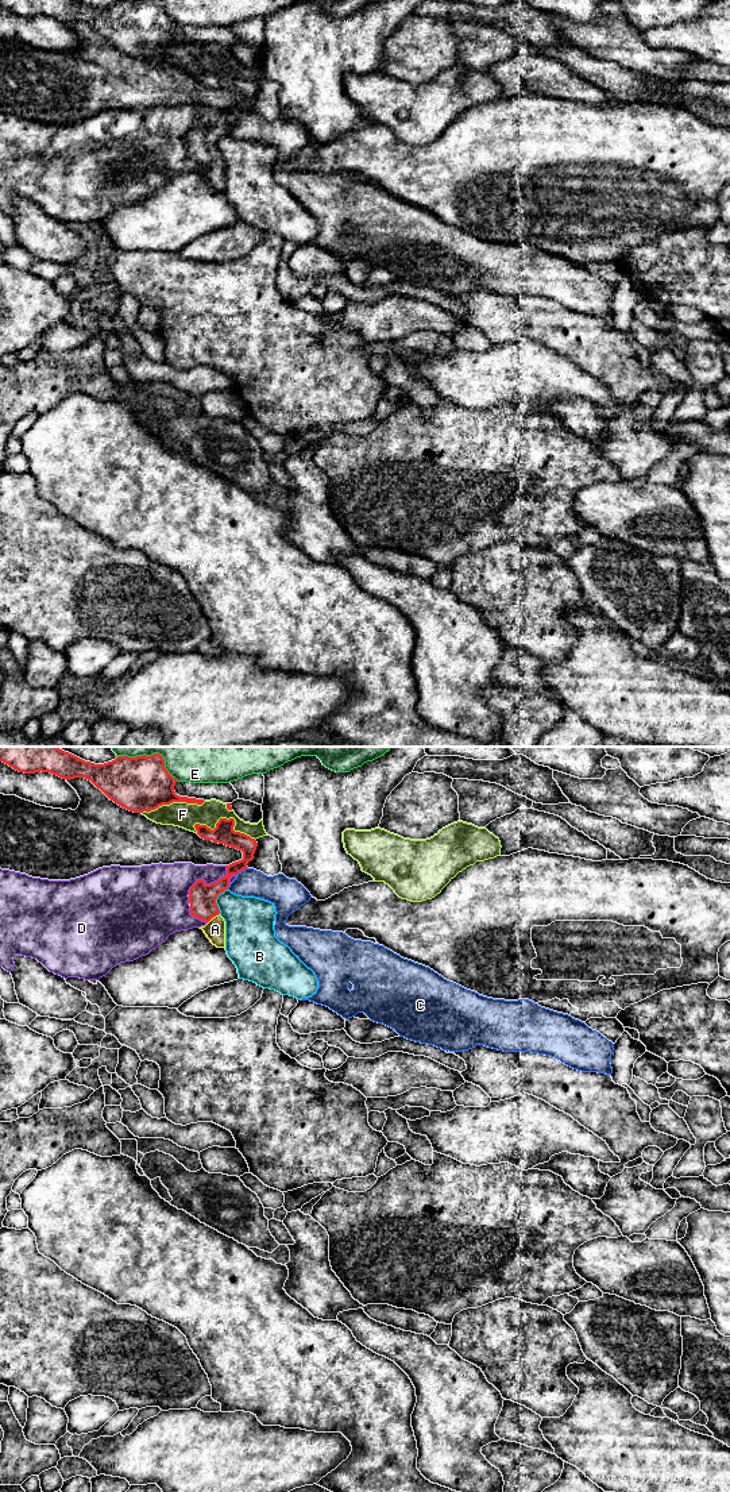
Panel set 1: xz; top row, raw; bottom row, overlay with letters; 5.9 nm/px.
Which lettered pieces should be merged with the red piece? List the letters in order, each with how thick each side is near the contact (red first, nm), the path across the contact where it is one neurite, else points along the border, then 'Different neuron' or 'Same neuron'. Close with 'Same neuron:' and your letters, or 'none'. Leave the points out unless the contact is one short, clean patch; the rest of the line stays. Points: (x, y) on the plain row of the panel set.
A: Thickness 160 nm (red) against 120 nm. Path across: xz (203, 141), (203, 149), (213, 160), (215, 173). Same neuron
B: Thickness 160 nm (red) against 280 nm. Different neuron
C: Thickness 120 nm (red) against 170 nm. Boundary: xz (247, 111), (236, 118). Different neuron
D: Thickness 160 nm (red) against 280 nm. Boundary: xz (227, 111), (227, 116), (213, 126), (199, 123), (188, 138). Different neuron
E: Thickness 320 nm (red) against 160 nm. Different neuron
F: Thickness 120 nm (red) against 140 nm. Different neuron
Same neuron: A

